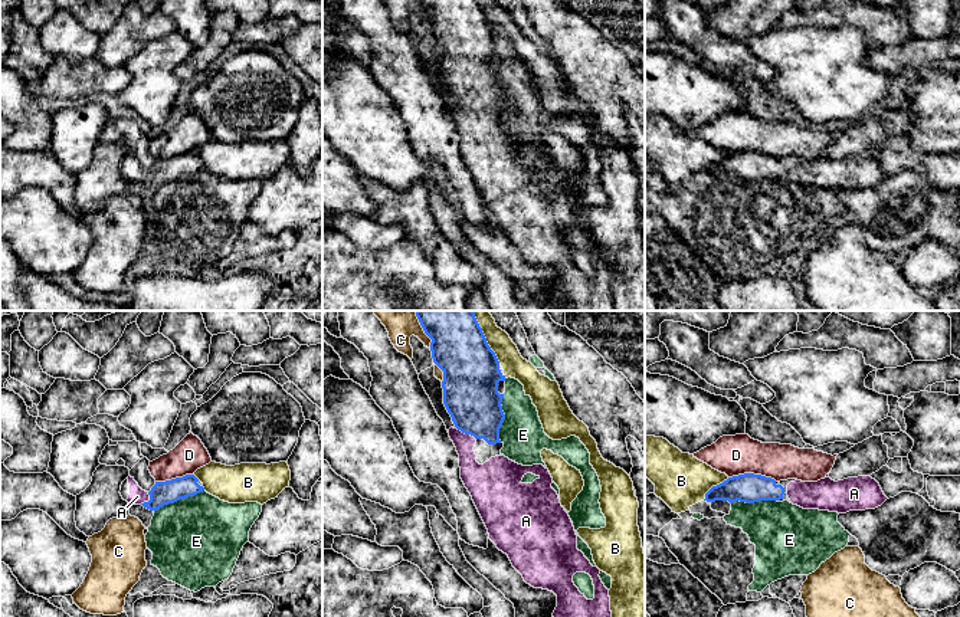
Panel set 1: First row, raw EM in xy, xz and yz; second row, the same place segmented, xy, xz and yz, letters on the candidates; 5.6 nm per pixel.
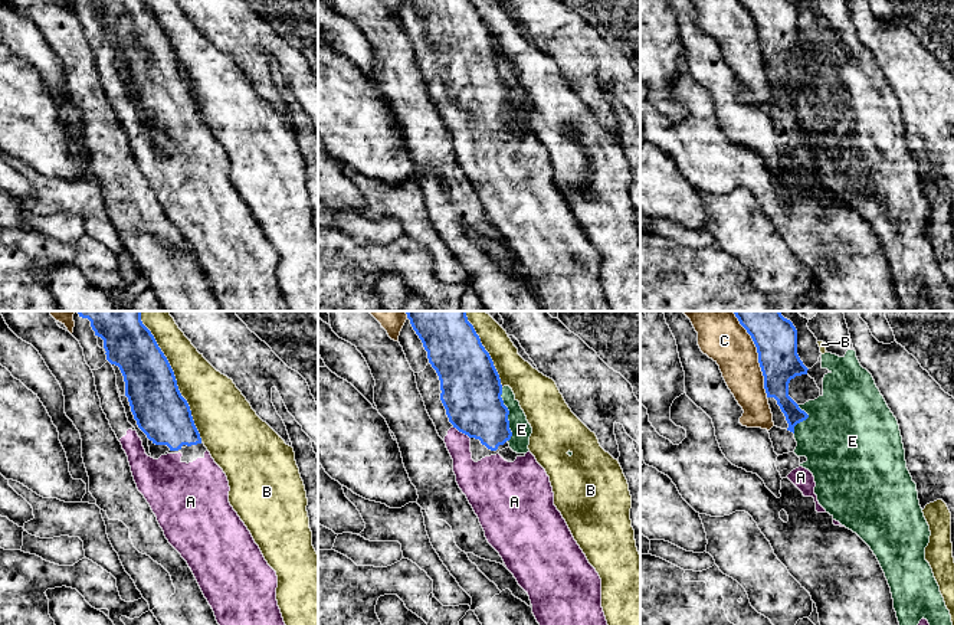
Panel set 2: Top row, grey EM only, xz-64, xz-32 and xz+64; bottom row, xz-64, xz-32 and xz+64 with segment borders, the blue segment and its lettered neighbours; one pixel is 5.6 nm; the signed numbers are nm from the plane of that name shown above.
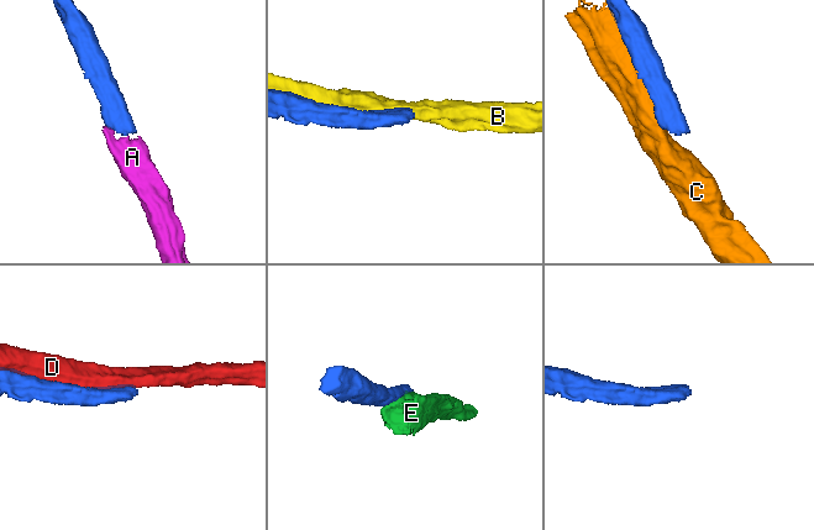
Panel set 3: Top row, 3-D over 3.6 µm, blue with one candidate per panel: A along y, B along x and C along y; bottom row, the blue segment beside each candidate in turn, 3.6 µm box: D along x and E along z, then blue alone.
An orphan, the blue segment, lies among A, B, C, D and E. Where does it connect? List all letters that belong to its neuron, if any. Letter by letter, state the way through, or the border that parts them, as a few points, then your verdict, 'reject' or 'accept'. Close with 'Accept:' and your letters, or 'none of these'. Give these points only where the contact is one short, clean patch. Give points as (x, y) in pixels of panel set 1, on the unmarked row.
A: way xz (471, 74), (471, 102), (467, 111), (467, 140), (475, 154); accept
B: reject
C: reject
D: reject
E: border xy (203, 167), (164, 181), (154, 190); reject
Accept: A

